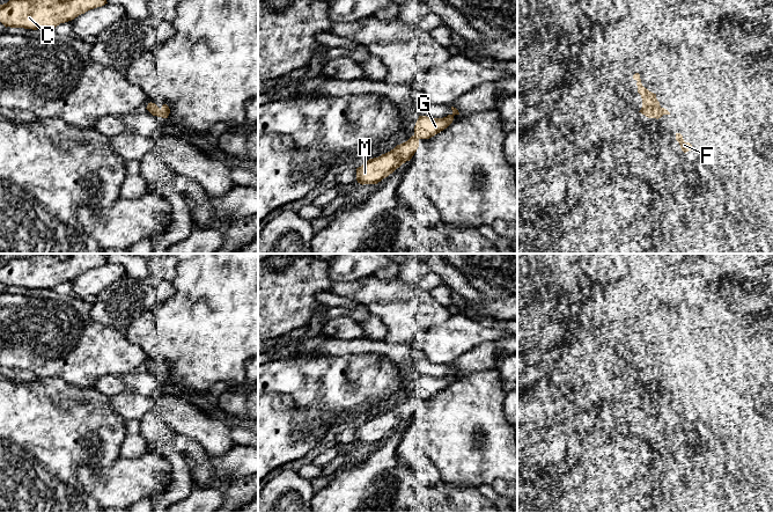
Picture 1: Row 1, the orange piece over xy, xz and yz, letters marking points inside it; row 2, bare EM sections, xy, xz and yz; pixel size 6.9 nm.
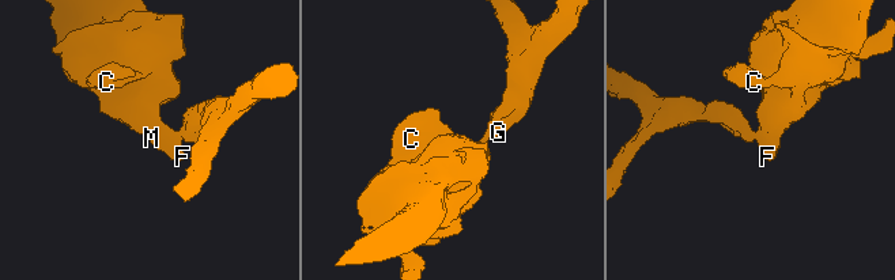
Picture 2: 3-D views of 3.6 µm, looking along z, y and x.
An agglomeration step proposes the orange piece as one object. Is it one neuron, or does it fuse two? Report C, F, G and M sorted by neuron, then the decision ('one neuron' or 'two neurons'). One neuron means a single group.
C F G M; one neuron

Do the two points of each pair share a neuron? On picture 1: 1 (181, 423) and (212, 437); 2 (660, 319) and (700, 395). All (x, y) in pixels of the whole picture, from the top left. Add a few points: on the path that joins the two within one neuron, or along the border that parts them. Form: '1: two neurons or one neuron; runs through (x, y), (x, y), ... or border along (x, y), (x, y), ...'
1: one neuron; runs through (189, 423), (193, 423), (204, 430)
2: one neuron; runs through (671, 337), (674, 357), (687, 376)

